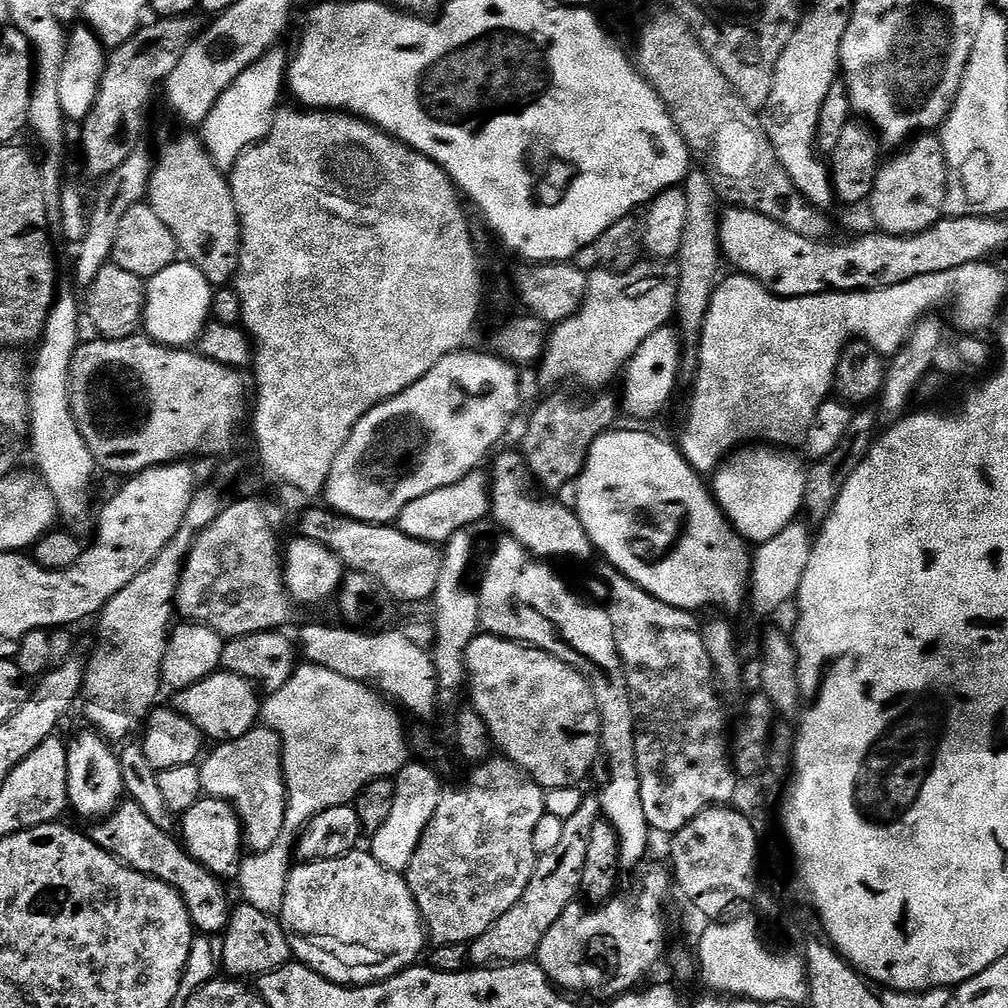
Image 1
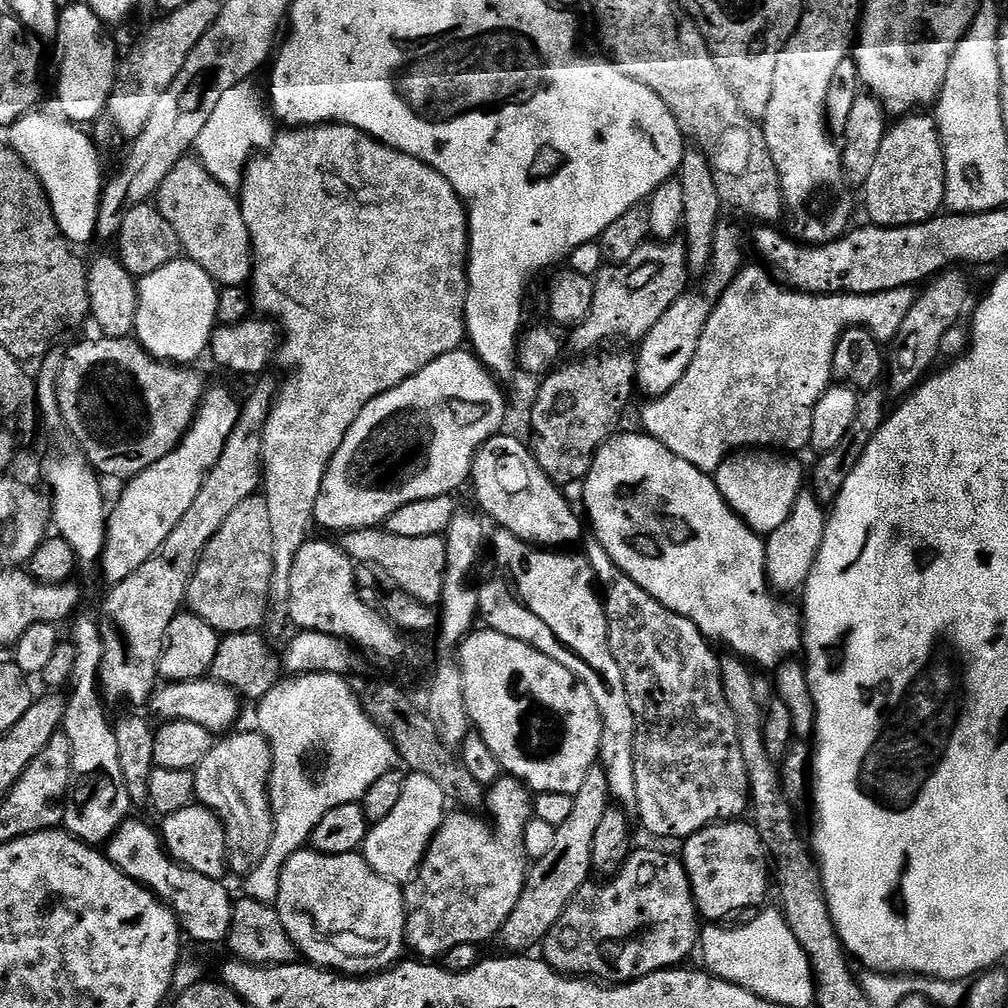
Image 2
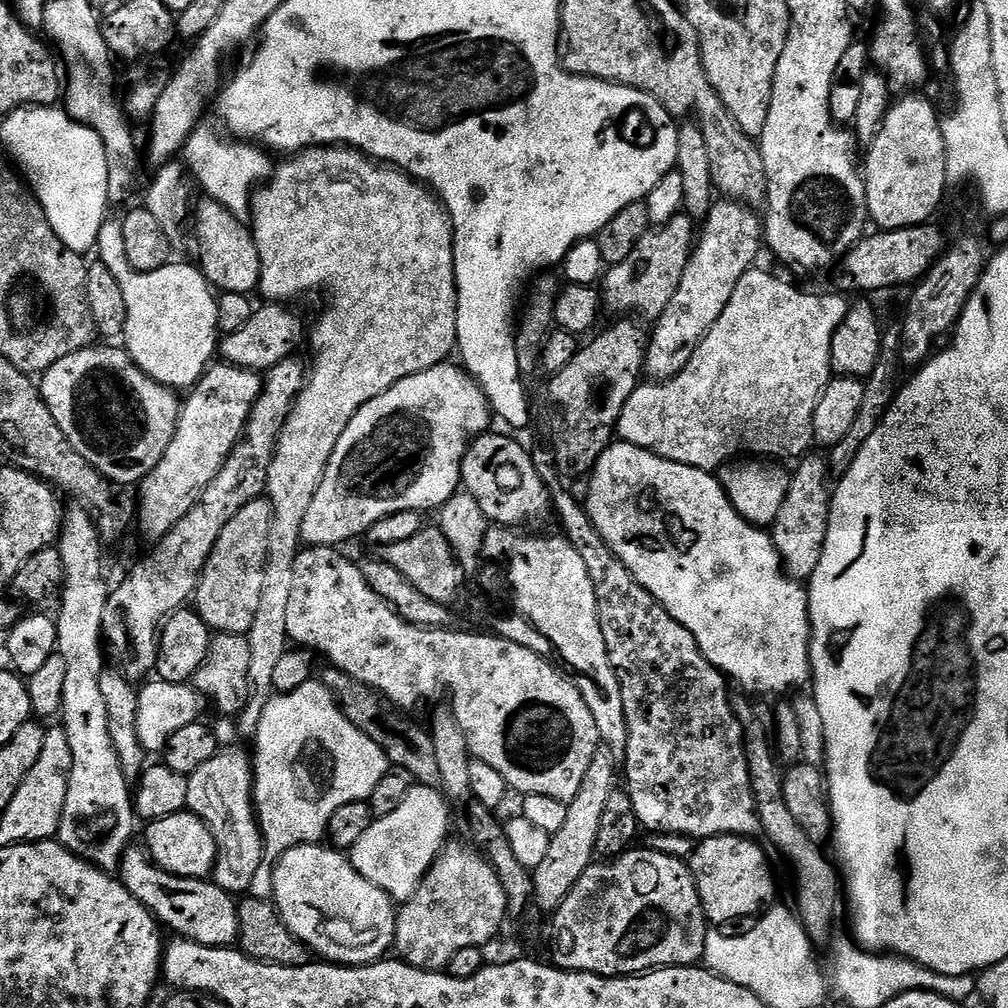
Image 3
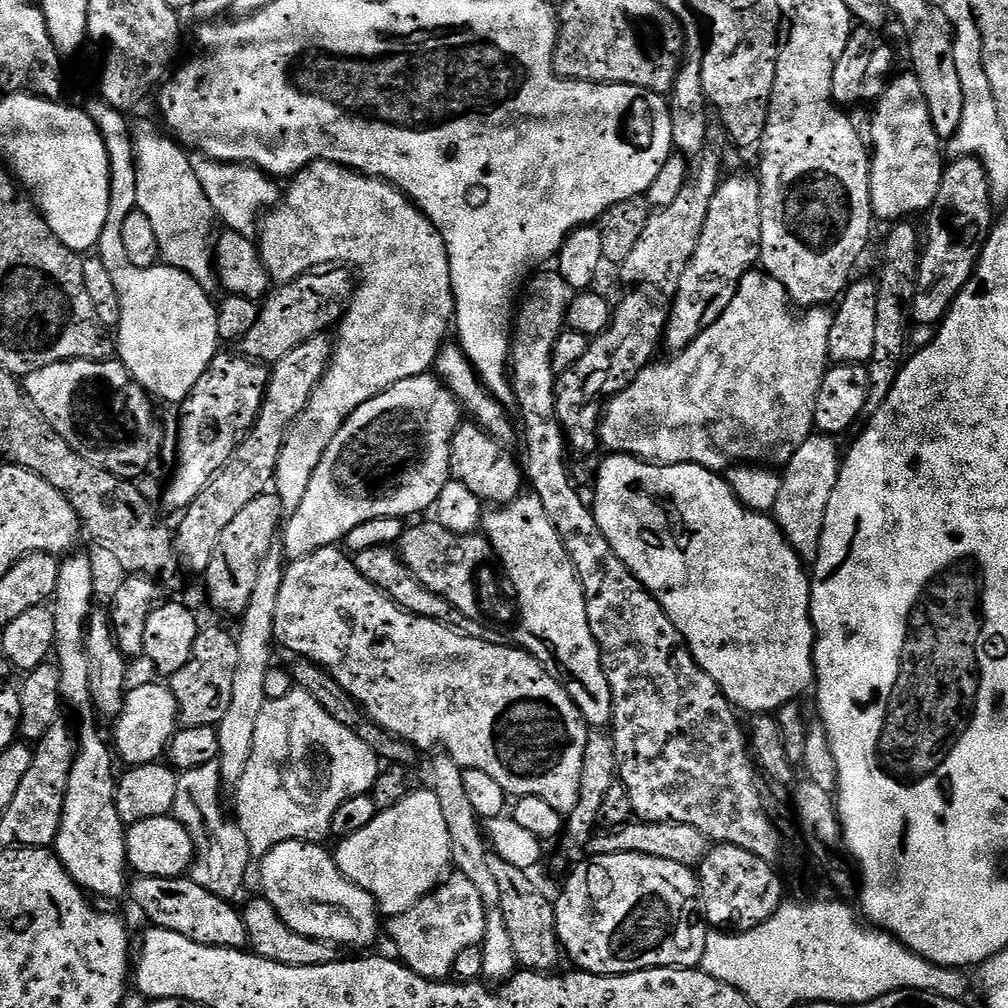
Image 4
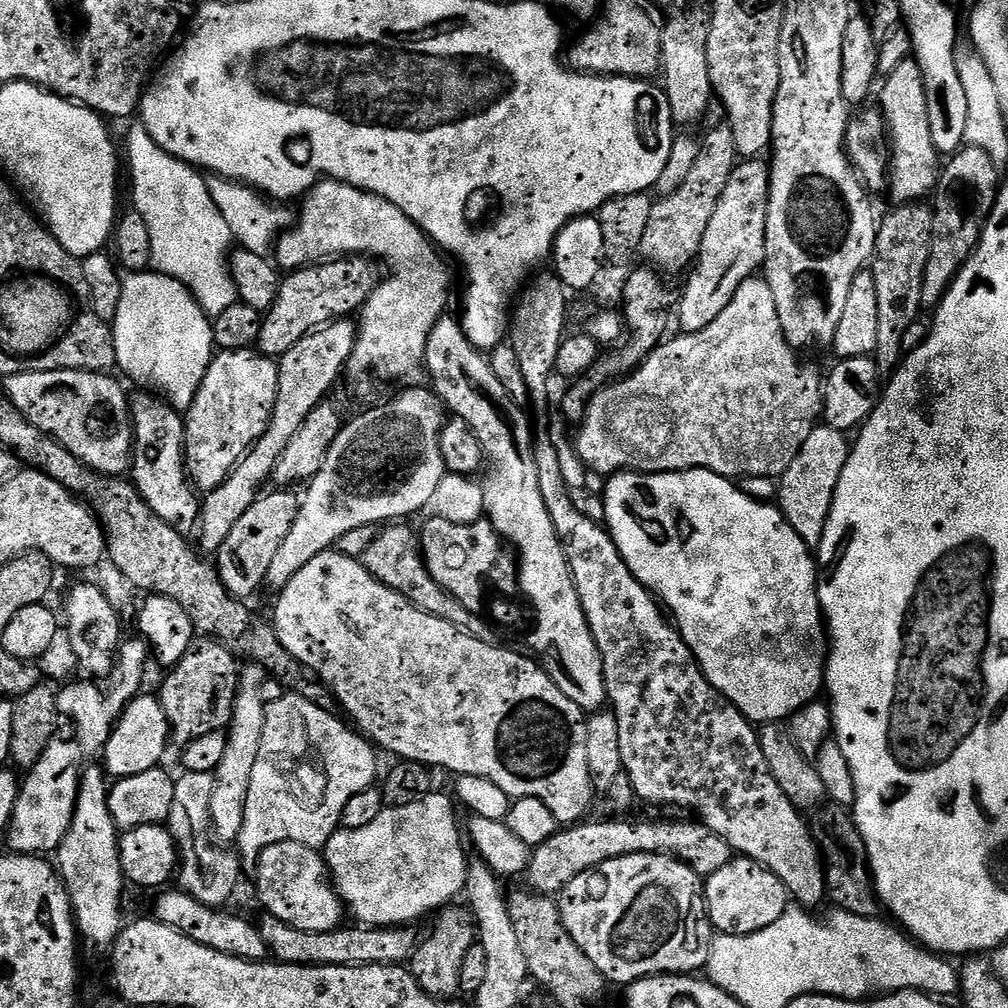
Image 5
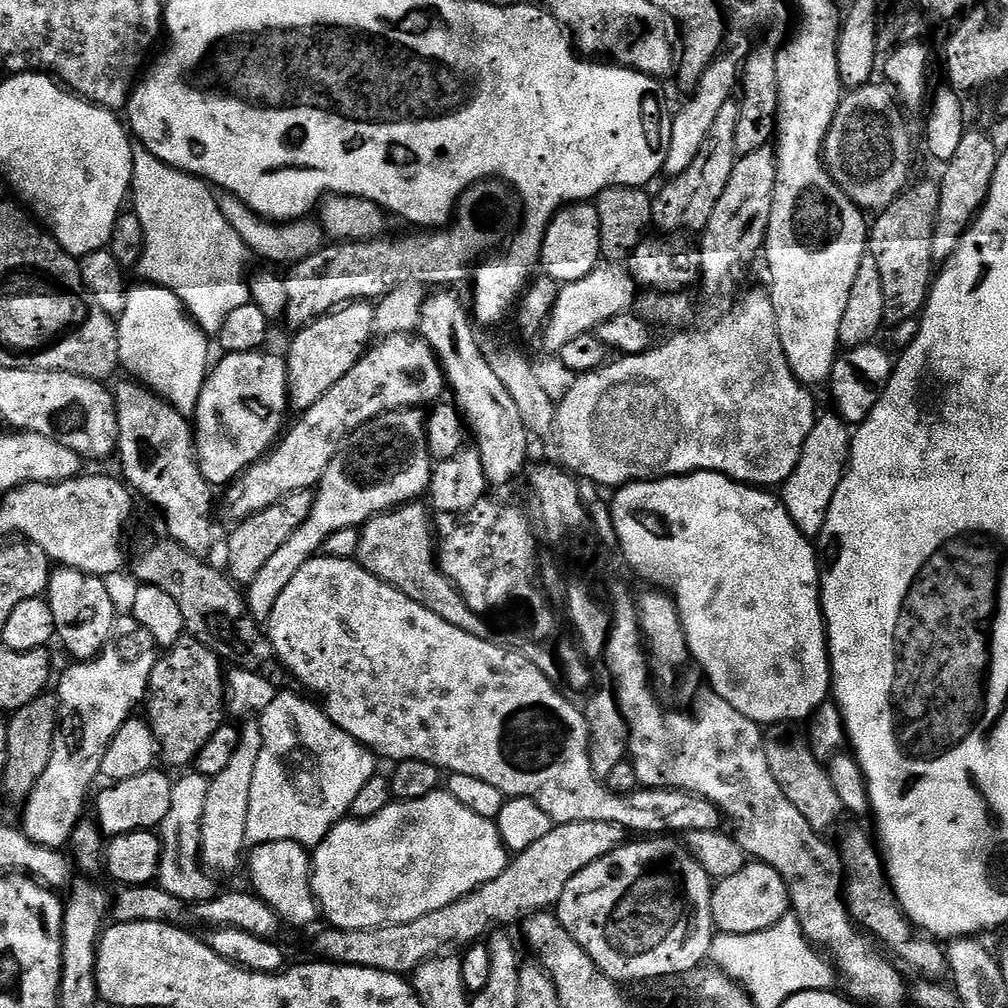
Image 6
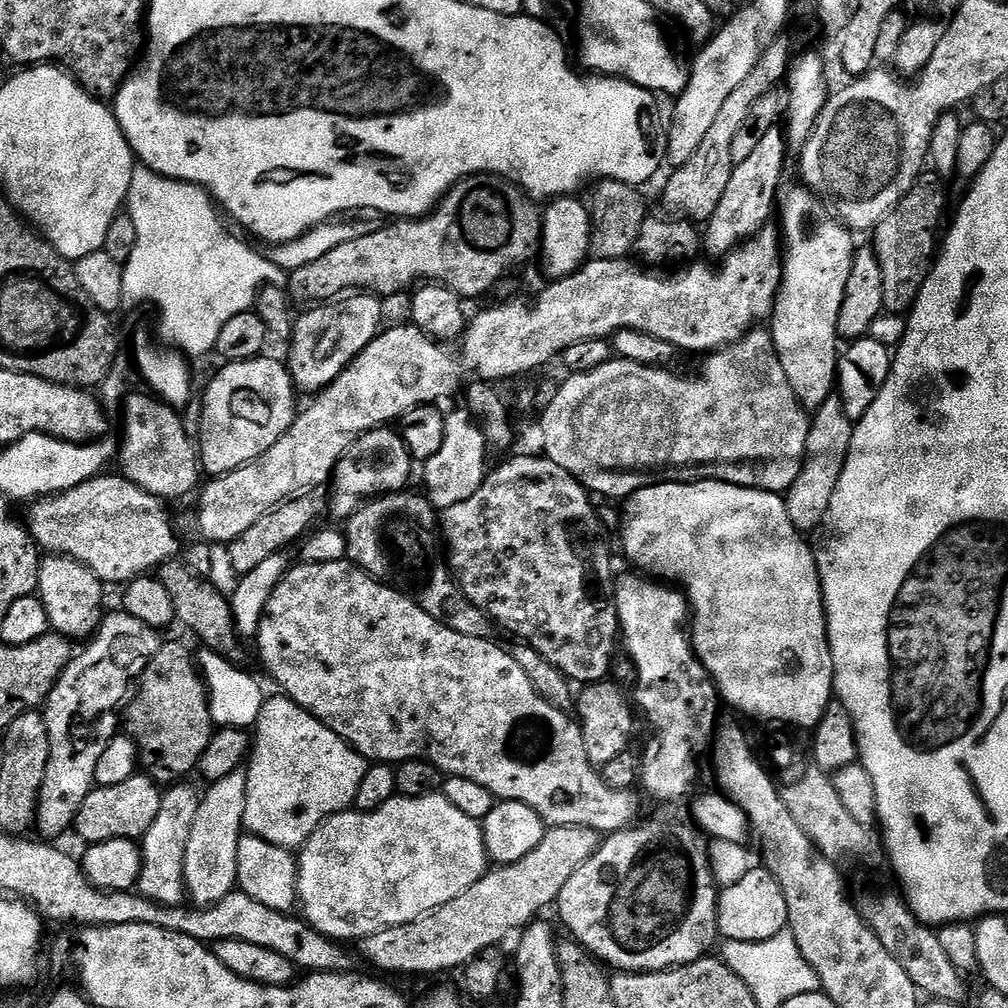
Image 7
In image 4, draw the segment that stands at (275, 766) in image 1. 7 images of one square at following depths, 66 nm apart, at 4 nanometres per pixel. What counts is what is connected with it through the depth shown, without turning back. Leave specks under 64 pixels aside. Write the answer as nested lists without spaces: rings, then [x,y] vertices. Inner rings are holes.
[[[219,761],[206,763],[205,766],[181,773],[174,815],[176,819],[184,821],[190,832],[194,834],[206,832],[208,838],[208,852],[204,858],[202,856],[195,861],[190,870],[190,878],[216,897],[231,901],[245,887],[246,872],[252,866],[254,853],[249,846],[244,828],[233,819],[228,820],[220,811],[222,786],[224,787],[224,779]]]

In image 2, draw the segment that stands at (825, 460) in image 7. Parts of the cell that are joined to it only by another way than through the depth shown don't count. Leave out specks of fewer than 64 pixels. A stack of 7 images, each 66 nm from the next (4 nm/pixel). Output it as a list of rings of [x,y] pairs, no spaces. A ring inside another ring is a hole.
[[[804,490],[794,502],[790,510],[790,518],[786,518],[786,522],[782,522],[778,530],[767,533],[764,540],[766,570],[769,585],[777,593],[799,593],[808,583],[810,574],[814,570],[814,562],[818,558],[818,550],[822,550],[822,538],[826,534],[827,525],[825,505],[821,504],[820,499],[811,491]]]

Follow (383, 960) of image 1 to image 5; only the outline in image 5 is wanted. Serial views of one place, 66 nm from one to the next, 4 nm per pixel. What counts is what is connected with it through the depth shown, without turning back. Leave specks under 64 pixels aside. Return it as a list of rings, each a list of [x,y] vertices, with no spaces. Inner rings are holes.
[[[278,842],[274,846],[266,846],[262,850],[260,860],[256,863],[256,892],[264,903],[263,911],[274,918],[282,918],[290,926],[298,930],[310,930],[311,932],[333,932],[341,927],[343,916],[346,916],[346,905],[340,899],[340,893],[331,883],[328,865],[325,864],[323,855],[317,849],[310,846],[302,846],[298,842]]]

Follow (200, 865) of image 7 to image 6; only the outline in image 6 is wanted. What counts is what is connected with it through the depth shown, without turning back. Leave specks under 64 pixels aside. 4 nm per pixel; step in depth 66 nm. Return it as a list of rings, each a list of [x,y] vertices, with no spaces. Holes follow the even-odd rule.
[[[248,723],[252,724],[240,728],[238,750],[234,750],[226,770],[211,777],[209,793],[206,794],[206,806],[202,806],[200,859],[203,867],[212,874],[232,872],[239,864],[241,867],[242,857],[246,852],[246,814],[250,814],[250,785],[254,782],[254,766],[258,766],[258,754],[262,750],[259,723]]]

